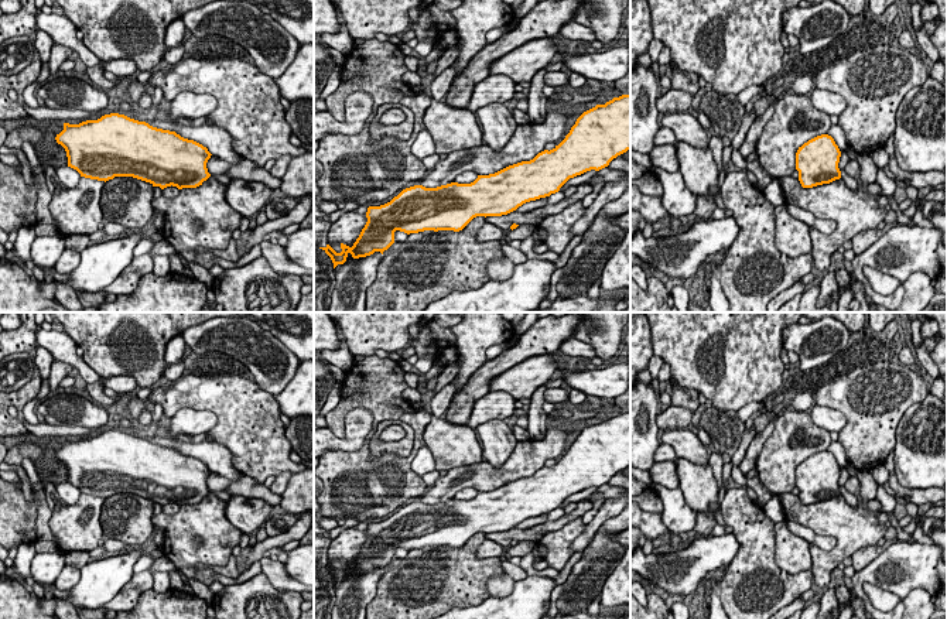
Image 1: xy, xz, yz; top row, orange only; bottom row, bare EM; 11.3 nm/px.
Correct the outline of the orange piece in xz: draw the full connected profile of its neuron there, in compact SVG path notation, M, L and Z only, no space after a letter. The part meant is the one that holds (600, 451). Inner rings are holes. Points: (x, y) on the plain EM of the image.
M622 411L584 428L565 455L553 466L544 466L530 478L509 482L495 490L478 492L471 500L451 499L437 505L423 502L406 505L390 519L367 524L367 538L352 564L341 560L341 570L329 561L319 565L331 574L335 585L346 578L349 570L353 575L366 574L375 568L383 571L394 560L396 547L407 551L424 547L459 548L476 533L507 531L526 519L550 513L570 495L591 486L599 488L628 466L630 466L630 411Z

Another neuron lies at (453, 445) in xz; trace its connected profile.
M431 415L424 431L424 441L433 454L435 471L449 471L483 461L483 449L475 431L444 417Z

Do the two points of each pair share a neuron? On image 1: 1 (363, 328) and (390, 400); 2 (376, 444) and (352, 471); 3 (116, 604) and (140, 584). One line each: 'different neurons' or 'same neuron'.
1: different neurons
2: different neurons
3: same neuron

